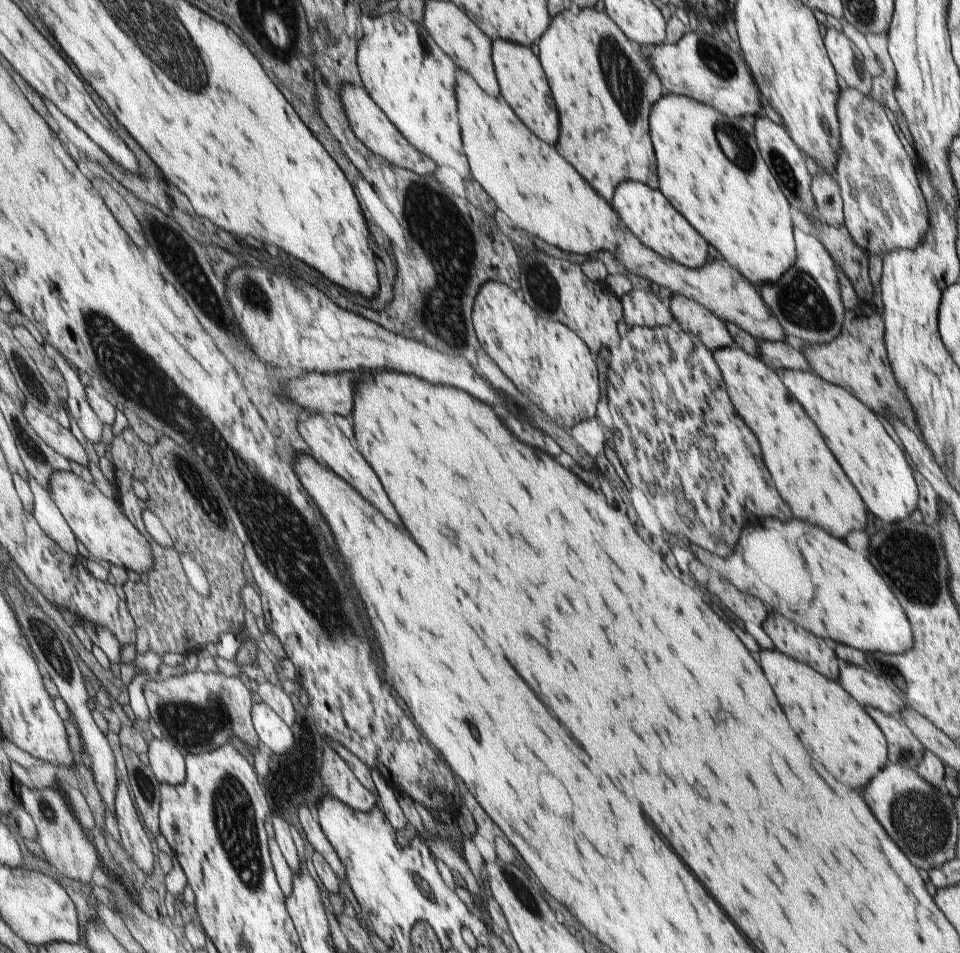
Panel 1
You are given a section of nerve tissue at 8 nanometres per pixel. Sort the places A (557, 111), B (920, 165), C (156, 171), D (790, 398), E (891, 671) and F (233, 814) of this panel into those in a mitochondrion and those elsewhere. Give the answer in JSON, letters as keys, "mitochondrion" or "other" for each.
{"A":"other","B":"other","C":"other","D":"other","E":"mitochondrion","F":"mitochondrion"}

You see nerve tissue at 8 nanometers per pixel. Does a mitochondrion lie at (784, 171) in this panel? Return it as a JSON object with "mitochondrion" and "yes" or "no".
{"mitochondrion":"yes"}

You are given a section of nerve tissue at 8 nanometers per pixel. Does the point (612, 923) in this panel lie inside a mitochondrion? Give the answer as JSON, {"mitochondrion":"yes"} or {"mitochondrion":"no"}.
{"mitochondrion":"no"}

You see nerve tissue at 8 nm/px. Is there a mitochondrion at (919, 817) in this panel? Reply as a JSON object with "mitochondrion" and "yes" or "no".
{"mitochondrion":"yes"}

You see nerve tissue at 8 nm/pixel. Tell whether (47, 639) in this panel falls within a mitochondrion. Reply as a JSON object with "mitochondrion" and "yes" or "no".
{"mitochondrion":"yes"}

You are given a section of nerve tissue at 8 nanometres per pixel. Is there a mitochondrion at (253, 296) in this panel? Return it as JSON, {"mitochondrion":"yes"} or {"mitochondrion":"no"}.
{"mitochondrion":"yes"}

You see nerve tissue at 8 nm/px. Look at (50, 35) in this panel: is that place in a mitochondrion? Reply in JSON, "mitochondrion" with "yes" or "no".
{"mitochondrion":"no"}

